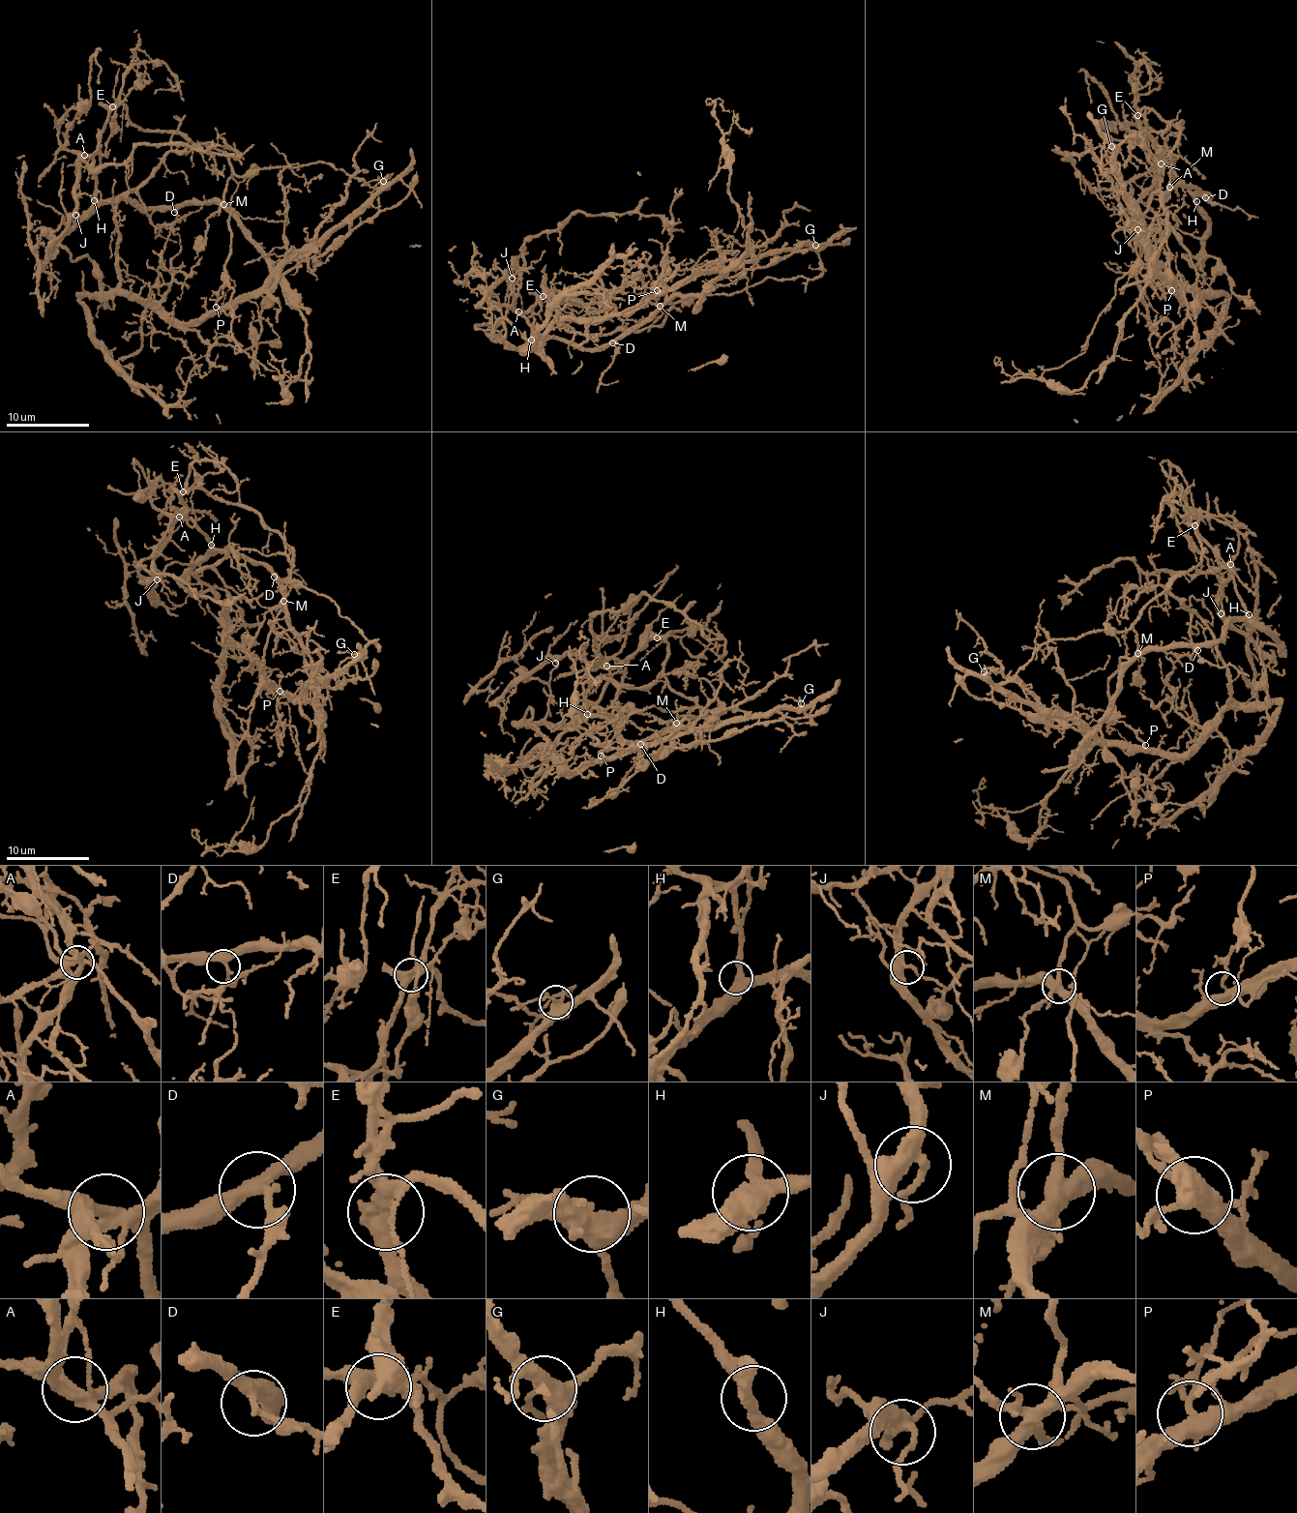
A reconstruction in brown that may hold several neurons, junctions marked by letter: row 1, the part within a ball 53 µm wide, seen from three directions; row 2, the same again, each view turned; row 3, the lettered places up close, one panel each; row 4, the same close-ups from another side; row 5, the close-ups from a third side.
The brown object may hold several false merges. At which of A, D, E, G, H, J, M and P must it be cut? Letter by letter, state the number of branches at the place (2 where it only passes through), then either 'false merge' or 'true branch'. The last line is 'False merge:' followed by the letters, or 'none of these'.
A: 5 branches meet; false merge
D: 3 branches meet; true branch
E: 3 branches meet; false merge
G: 5 branches meet; true branch
H: 3 branches meet; true branch
J: 3 branches meet; true branch
M: 5 branches meet; false merge
P: 5 branches meet; true branch
False merge: A, E, M

